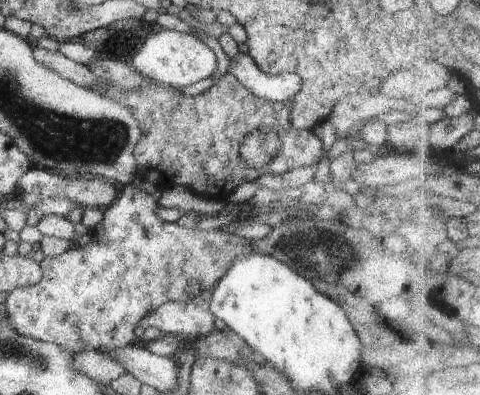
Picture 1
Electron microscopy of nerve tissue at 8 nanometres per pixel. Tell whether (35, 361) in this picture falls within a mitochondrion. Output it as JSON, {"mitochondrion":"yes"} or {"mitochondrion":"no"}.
{"mitochondrion":"yes"}

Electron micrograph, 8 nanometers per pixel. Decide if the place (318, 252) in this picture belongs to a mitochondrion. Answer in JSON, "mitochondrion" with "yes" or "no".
{"mitochondrion":"yes"}

